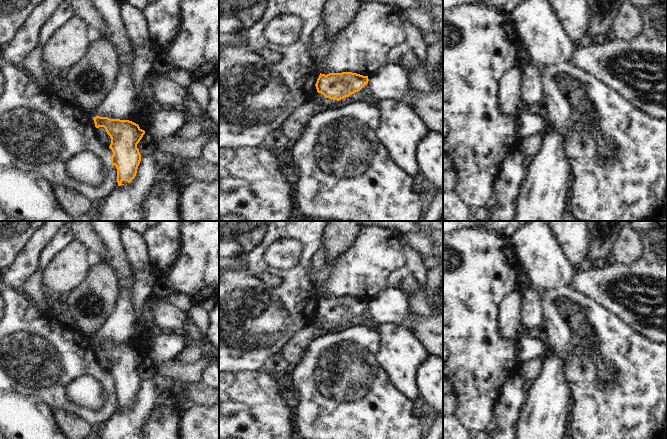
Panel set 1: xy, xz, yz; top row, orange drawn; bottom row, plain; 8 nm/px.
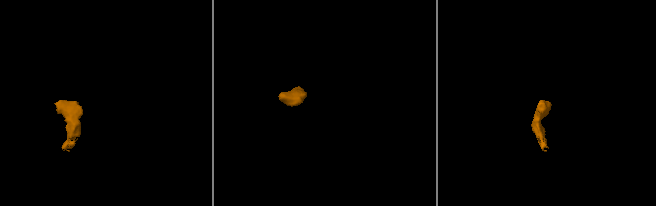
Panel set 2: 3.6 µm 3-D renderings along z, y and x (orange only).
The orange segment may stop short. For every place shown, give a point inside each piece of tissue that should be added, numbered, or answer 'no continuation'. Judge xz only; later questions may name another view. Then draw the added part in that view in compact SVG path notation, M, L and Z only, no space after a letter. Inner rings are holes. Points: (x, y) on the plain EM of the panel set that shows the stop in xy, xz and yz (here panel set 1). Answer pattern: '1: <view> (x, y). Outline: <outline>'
no continuation

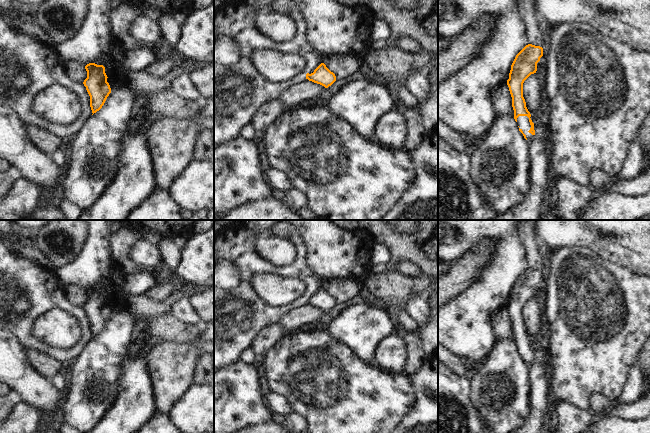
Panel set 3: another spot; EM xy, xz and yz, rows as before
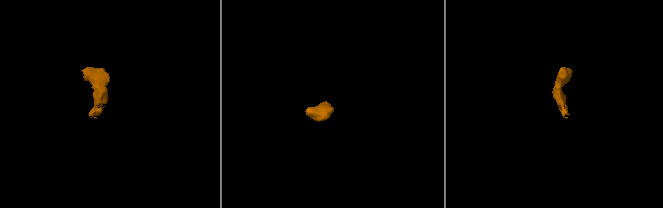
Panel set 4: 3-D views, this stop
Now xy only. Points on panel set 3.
no continuation

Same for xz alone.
no continuation

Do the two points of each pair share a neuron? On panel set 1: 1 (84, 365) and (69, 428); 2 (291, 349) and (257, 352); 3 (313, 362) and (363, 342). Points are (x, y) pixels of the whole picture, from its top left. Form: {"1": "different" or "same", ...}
{"1": "different", "2": "different", "3": "same"}

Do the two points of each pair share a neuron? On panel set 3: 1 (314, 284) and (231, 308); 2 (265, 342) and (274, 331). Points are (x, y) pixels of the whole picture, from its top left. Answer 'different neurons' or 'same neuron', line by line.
1: same neuron
2: same neuron

